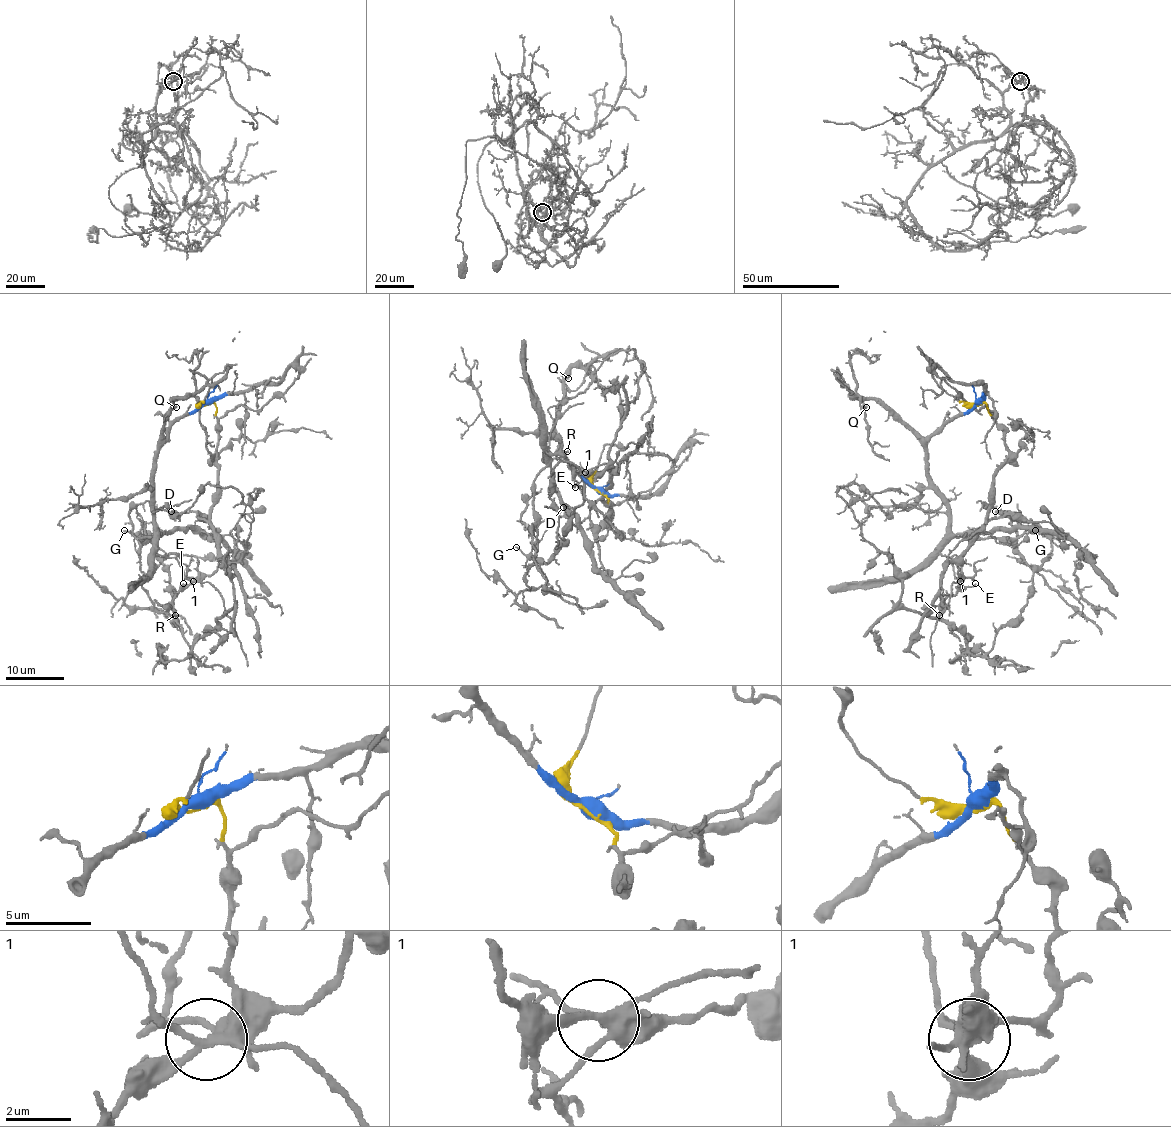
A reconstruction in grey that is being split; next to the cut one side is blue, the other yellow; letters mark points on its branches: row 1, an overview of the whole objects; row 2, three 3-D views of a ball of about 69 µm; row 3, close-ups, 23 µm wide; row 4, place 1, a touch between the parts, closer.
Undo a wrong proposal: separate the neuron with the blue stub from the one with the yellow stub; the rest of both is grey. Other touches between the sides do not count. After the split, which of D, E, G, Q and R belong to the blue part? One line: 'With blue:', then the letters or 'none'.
With blue: G, Q

